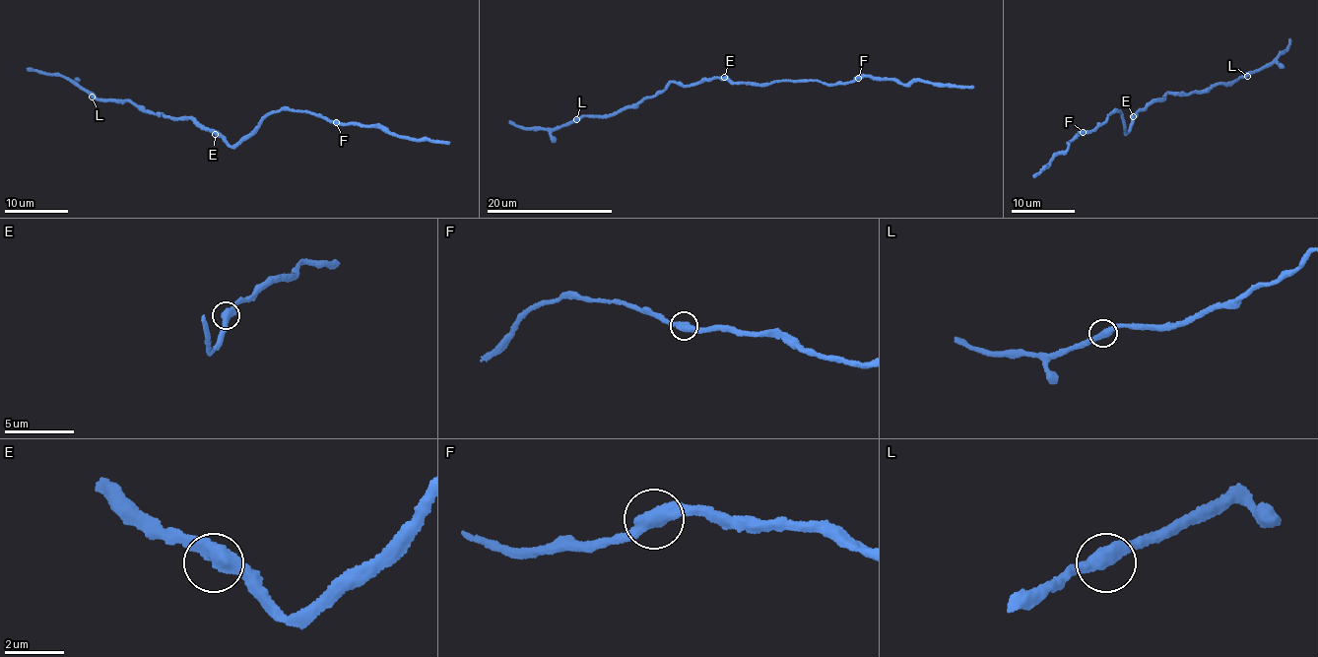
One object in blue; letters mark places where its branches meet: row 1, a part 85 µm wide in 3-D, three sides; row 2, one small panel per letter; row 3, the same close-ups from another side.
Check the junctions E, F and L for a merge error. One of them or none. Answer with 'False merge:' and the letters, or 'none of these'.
False merge: none of these

